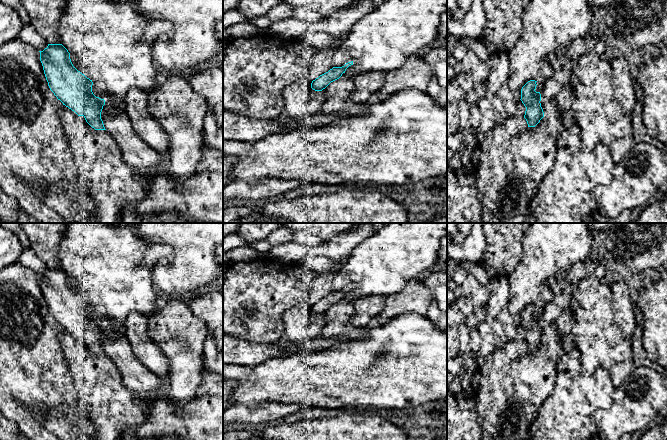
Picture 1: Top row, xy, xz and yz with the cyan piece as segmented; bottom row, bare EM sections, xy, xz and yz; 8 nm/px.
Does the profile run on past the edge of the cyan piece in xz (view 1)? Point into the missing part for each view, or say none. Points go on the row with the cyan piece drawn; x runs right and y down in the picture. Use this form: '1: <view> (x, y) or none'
1: none

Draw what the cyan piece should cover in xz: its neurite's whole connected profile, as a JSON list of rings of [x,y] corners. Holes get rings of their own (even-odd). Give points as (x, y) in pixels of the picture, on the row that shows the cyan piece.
[[[353,61],[346,63],[342,67],[333,67],[328,72],[320,75],[318,78],[312,81],[311,88],[315,91],[322,91],[325,89],[331,82],[339,79],[346,69],[353,65]]]

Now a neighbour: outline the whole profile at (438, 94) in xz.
[[[435,78],[428,83],[426,92],[438,104],[447,105],[447,89],[441,87]]]

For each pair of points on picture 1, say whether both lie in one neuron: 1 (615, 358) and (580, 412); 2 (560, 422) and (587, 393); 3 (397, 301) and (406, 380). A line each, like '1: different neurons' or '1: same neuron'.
1: different neurons
2: same neuron
3: different neurons

